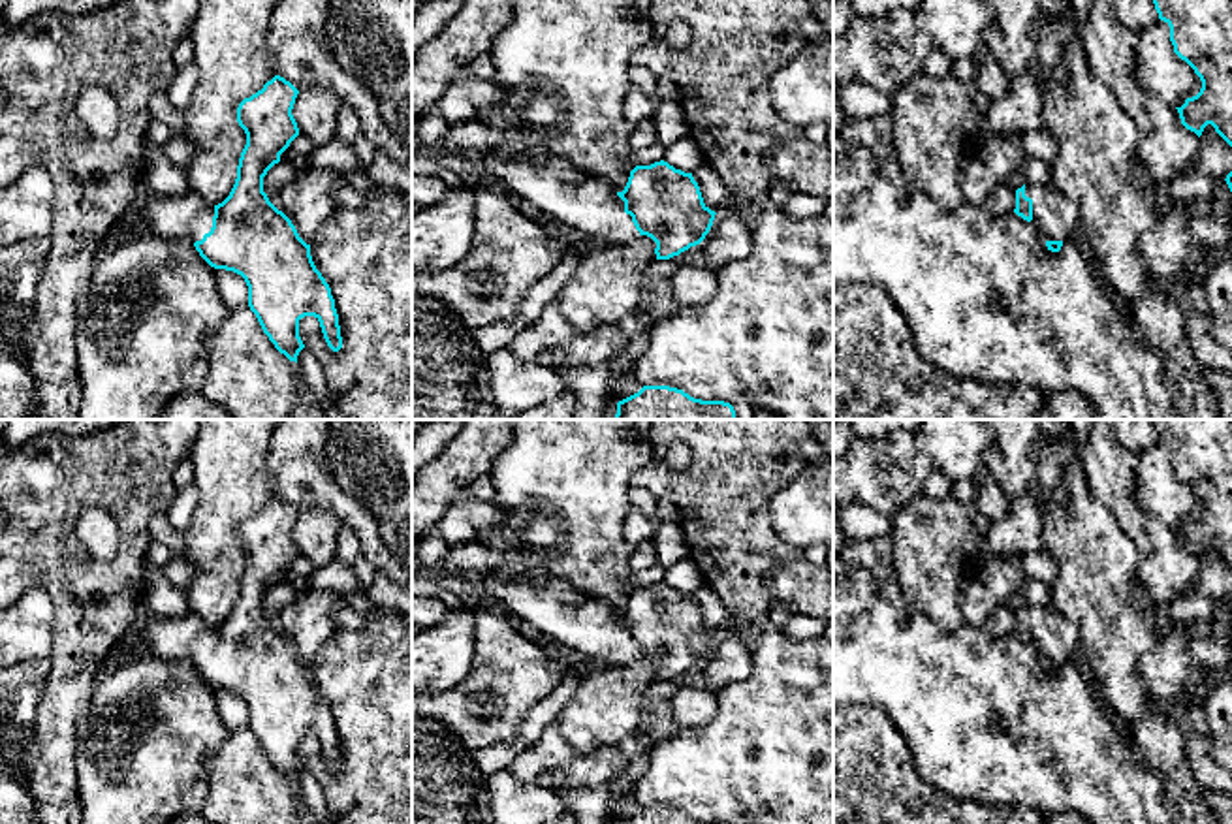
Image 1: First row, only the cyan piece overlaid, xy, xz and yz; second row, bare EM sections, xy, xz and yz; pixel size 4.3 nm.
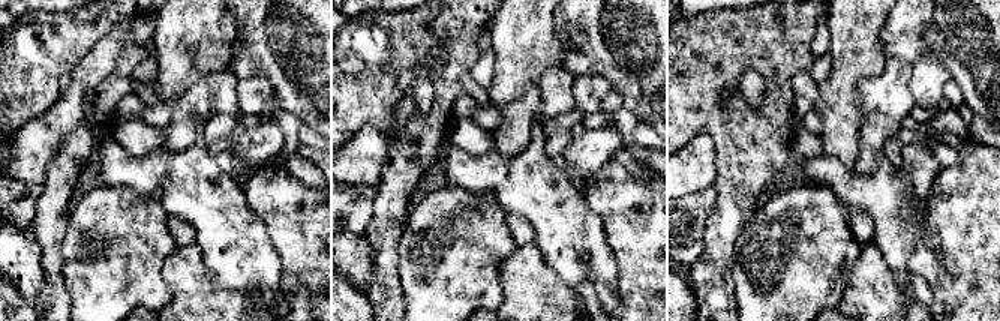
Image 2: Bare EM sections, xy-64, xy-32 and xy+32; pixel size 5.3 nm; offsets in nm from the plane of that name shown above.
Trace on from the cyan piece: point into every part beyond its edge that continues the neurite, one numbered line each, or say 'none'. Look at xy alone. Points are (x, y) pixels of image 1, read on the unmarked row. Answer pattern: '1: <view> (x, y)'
1: xy (189, 638)

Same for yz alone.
1: yz (1056, 638)

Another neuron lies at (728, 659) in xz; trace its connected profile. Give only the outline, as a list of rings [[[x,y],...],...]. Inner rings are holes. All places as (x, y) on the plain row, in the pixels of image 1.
[[[722,630],[715,636],[713,647],[700,666],[705,675],[705,689],[717,694],[726,683],[750,675],[752,657],[735,634]]]

